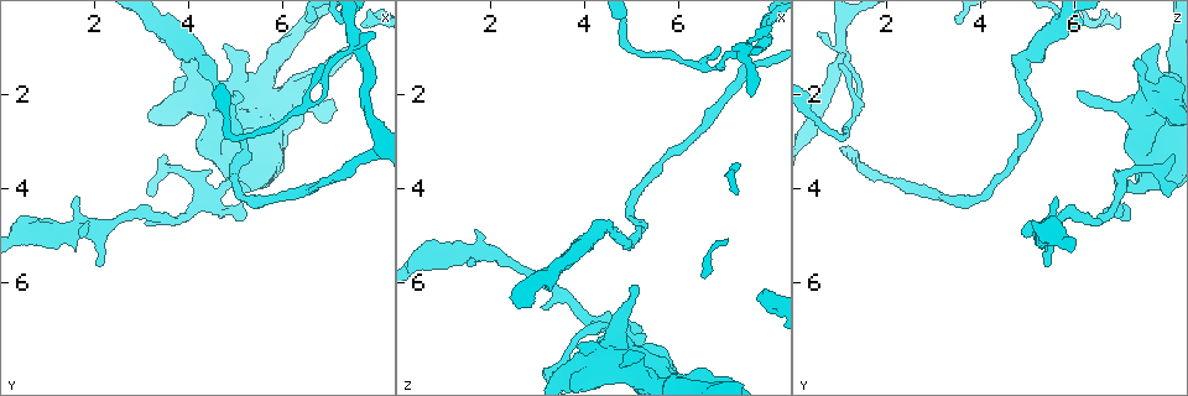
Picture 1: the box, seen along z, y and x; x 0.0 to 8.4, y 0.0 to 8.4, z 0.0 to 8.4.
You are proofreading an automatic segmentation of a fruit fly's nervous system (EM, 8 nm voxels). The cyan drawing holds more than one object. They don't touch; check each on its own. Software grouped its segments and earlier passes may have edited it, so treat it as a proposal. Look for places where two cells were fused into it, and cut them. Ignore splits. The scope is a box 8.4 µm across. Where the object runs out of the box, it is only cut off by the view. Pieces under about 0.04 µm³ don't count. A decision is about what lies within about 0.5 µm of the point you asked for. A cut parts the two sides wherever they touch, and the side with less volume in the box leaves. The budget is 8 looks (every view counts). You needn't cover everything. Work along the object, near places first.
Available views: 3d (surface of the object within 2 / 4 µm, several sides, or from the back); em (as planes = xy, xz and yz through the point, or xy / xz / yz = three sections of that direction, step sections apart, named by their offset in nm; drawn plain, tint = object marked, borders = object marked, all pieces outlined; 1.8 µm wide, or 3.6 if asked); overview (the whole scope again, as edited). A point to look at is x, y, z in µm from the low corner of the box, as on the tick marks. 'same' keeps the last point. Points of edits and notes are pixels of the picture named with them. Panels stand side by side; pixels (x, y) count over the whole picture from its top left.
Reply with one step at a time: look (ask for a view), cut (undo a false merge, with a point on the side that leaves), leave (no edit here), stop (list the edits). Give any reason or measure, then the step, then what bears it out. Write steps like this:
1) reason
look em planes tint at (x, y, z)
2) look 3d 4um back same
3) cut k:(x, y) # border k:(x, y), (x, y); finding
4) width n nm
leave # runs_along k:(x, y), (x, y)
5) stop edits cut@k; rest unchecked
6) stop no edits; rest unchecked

look 3d 2um at (4.30, 1.25, 4.95)

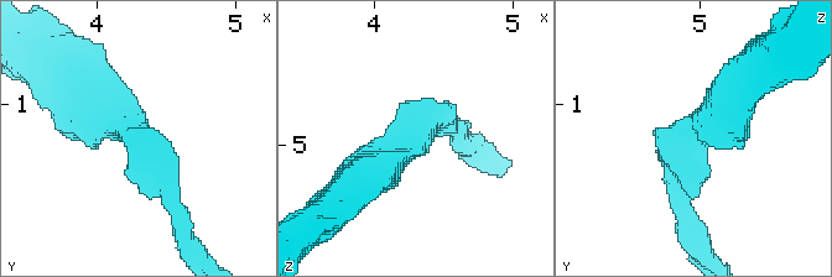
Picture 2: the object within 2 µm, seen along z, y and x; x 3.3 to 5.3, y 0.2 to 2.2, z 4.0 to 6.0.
arm_widths 160, 300 nm
look em 3.6um xy step 4 tint at (4.28, 1.22, 4.90)

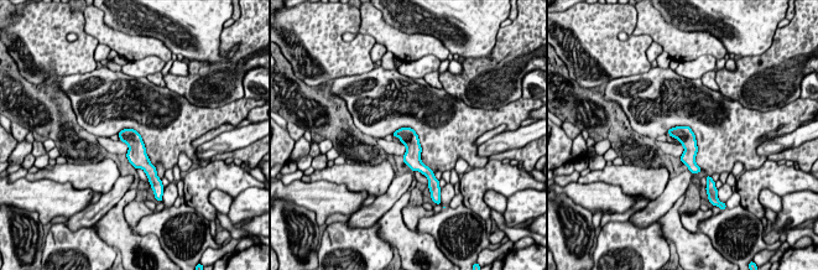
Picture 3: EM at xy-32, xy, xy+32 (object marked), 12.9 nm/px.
leave # runs_along 3:(672, 131), (689, 145), (694, 170); continuous, no second cell

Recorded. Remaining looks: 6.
look 3d 4um at (4.25, 1.90, 7.50)

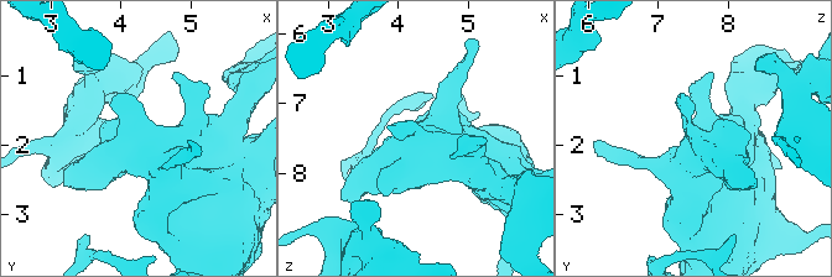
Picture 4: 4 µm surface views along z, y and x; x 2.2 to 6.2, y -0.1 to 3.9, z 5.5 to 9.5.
look em 3.6um xy step 16 tint at (4.25, 1.90, 7.55)

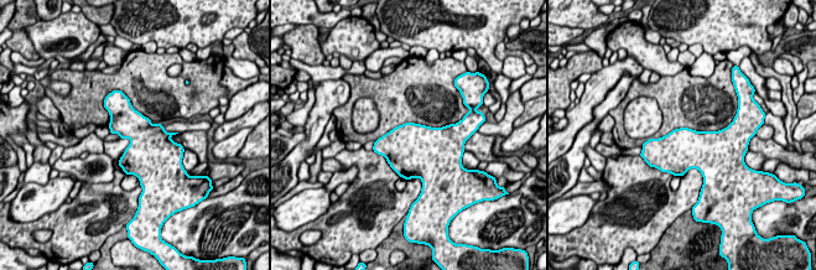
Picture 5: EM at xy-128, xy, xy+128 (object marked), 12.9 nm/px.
look em 3.6um planes tint same

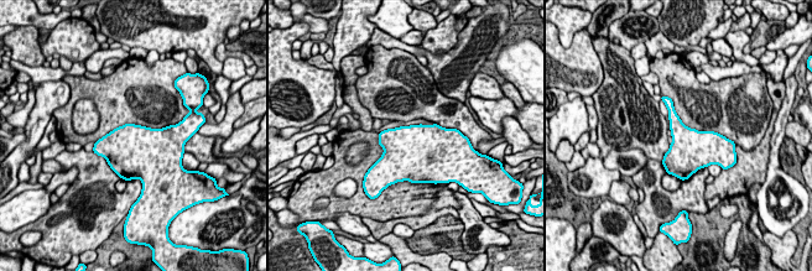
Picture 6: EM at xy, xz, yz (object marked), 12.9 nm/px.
leave # one cell here

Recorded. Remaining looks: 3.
sudden change in width
look em yz step 8 tint at (1.90, 4.85, 5.30)

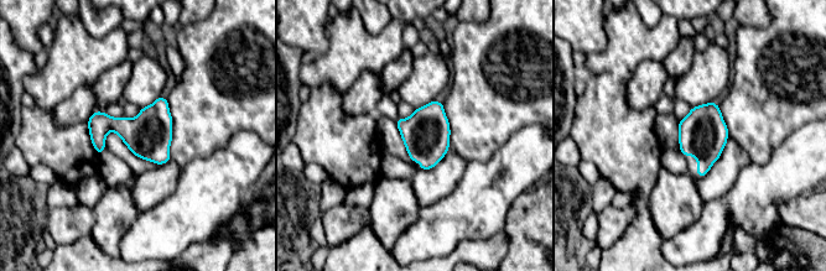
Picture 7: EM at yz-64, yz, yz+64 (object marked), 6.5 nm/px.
look em xz step 4 tint same

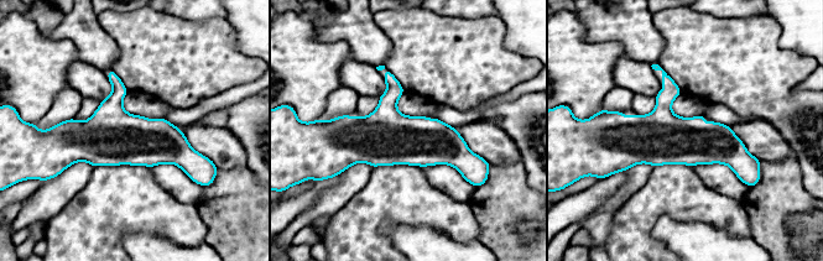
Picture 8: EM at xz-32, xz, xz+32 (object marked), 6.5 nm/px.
leave # runs_along 8:(334, 124), (477, 158); continuous, no second cell

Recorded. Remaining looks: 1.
stop no edits; rest unchecked

